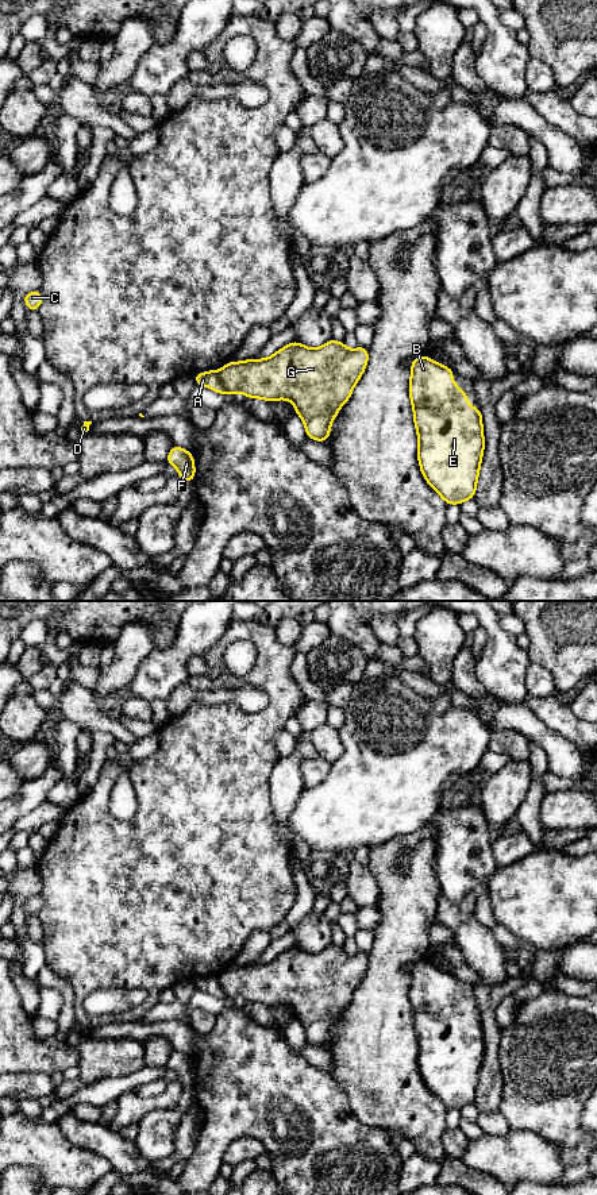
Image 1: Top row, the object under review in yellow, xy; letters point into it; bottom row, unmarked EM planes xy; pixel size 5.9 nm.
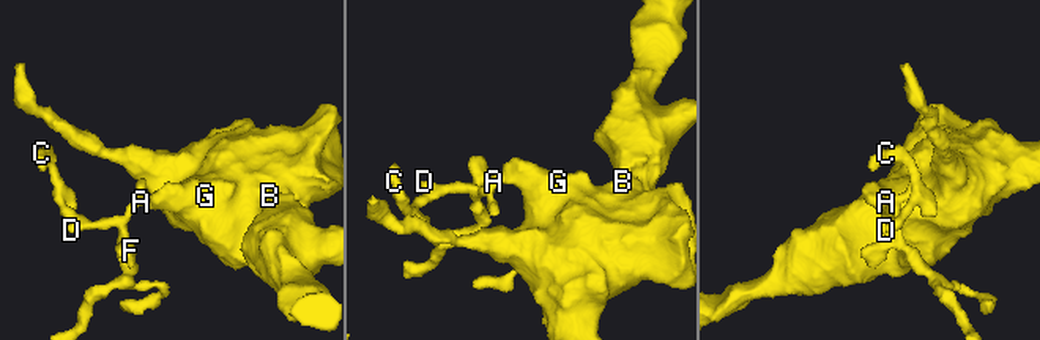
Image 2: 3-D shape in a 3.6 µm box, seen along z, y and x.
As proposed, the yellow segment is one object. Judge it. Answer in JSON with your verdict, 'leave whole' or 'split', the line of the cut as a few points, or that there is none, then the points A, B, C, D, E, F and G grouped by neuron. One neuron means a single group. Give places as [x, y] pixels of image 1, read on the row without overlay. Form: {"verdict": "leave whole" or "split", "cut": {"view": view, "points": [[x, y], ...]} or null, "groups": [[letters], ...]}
{"verdict": "split", "cut": {"view": "xy", "points": [[216, 976], [226, 998]]}, "groups": [["A", "C", "D", "F"], ["B", "E", "G"]]}

